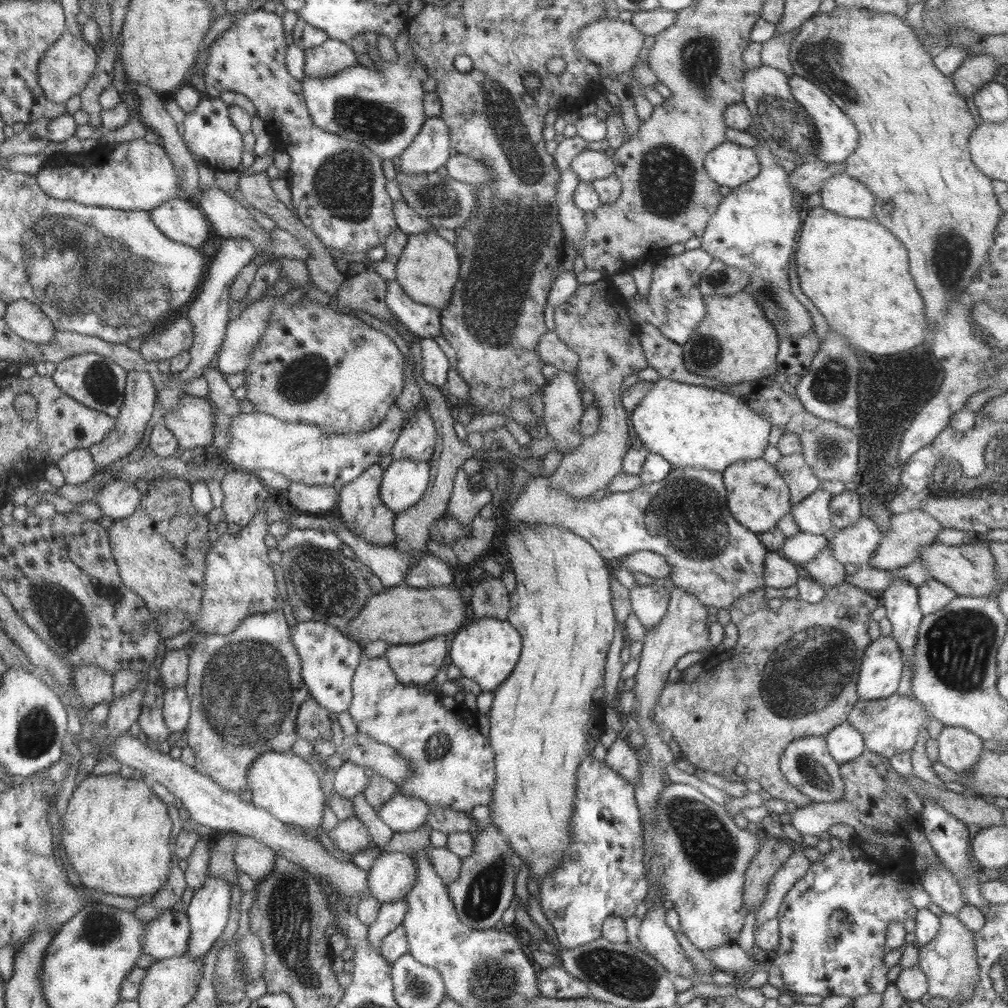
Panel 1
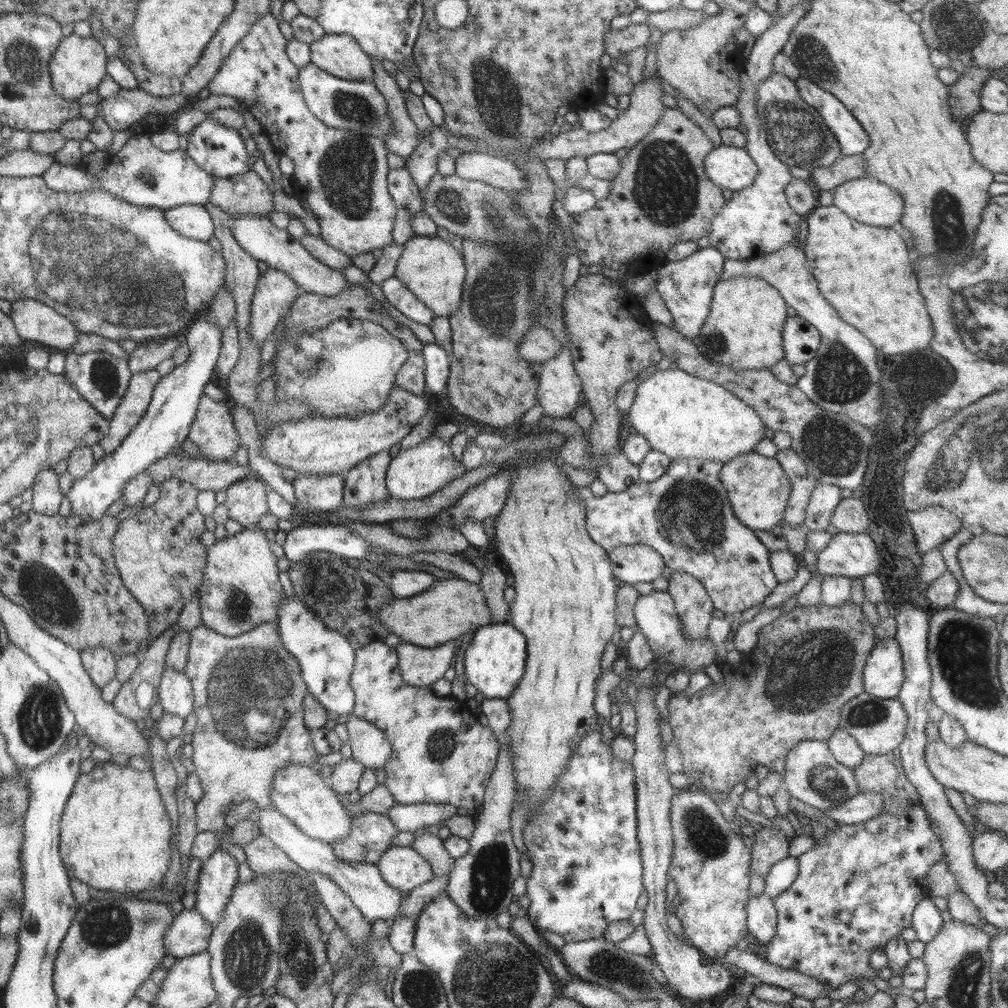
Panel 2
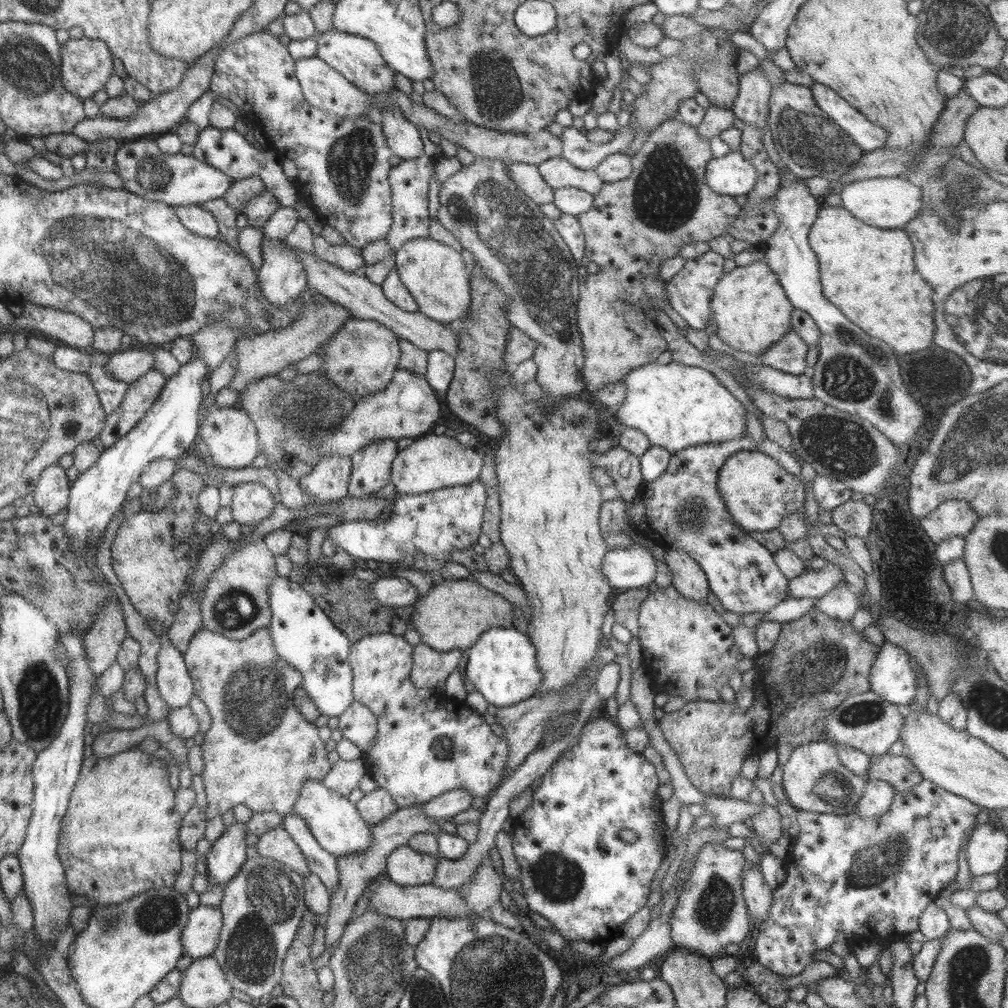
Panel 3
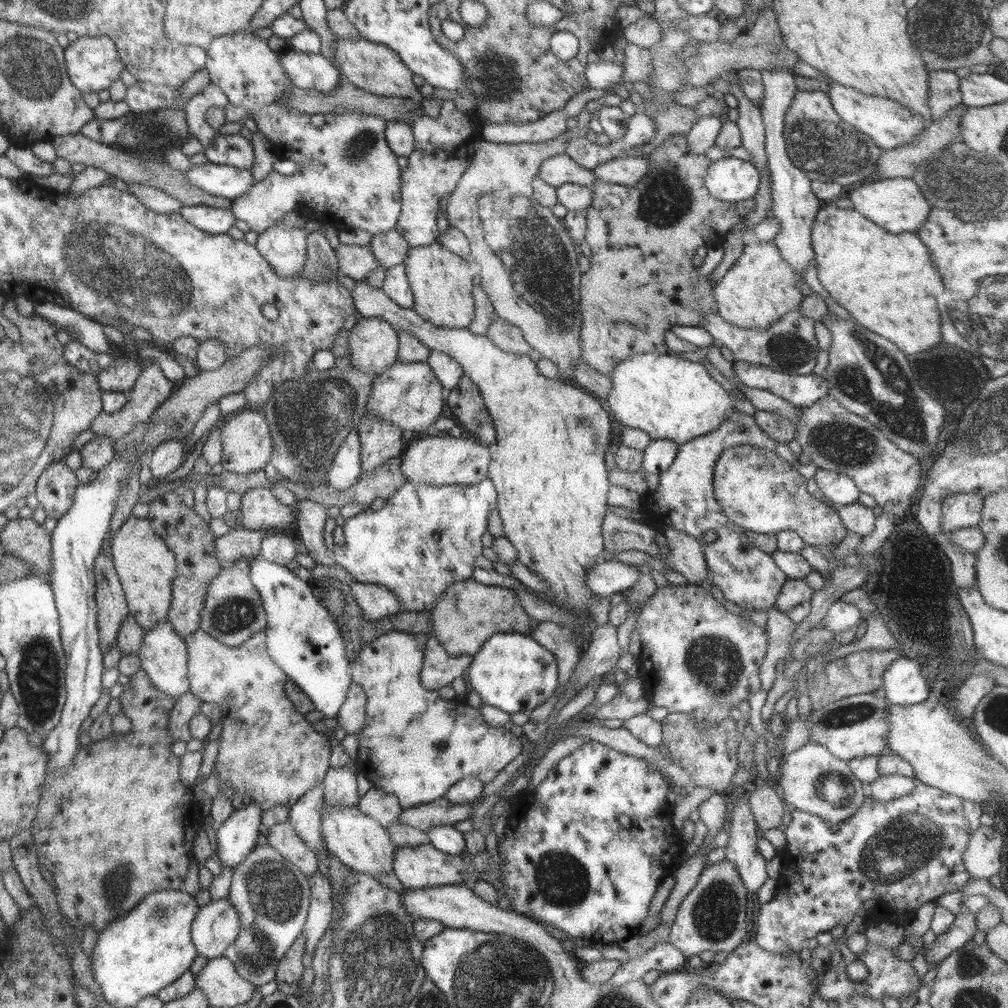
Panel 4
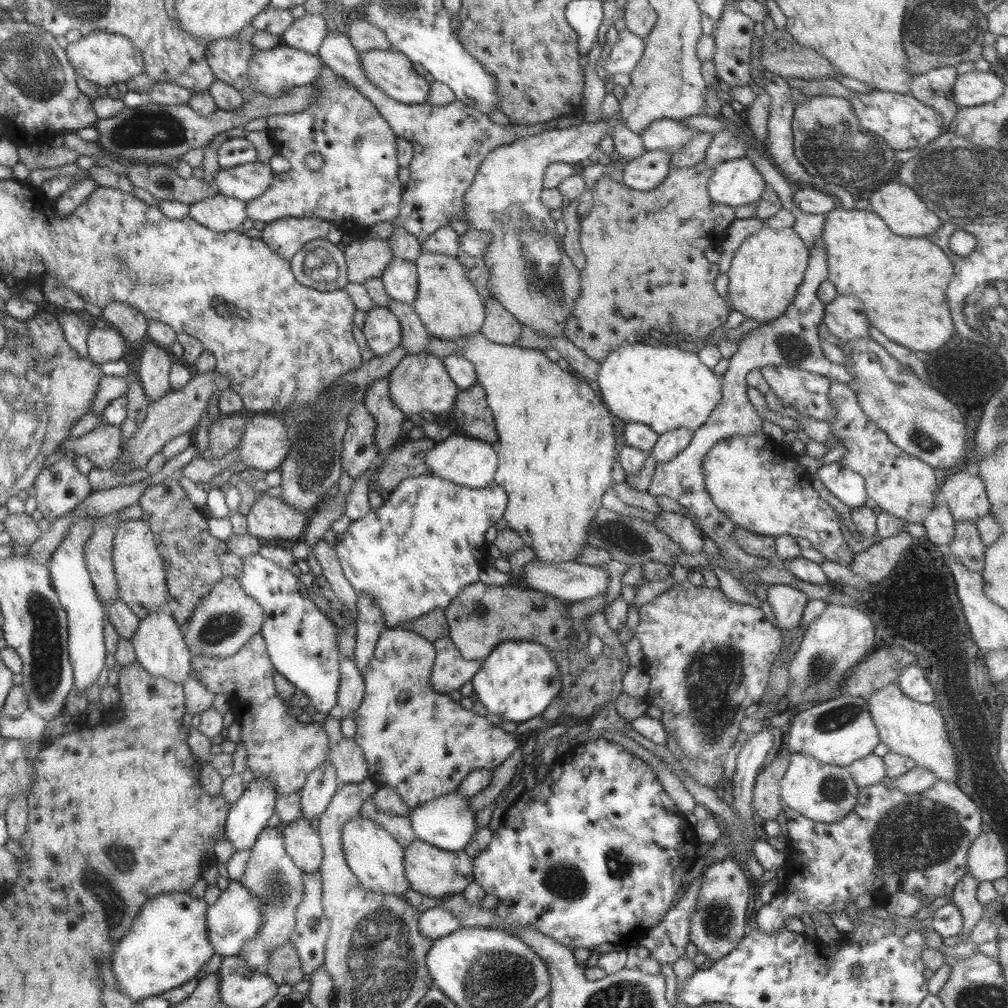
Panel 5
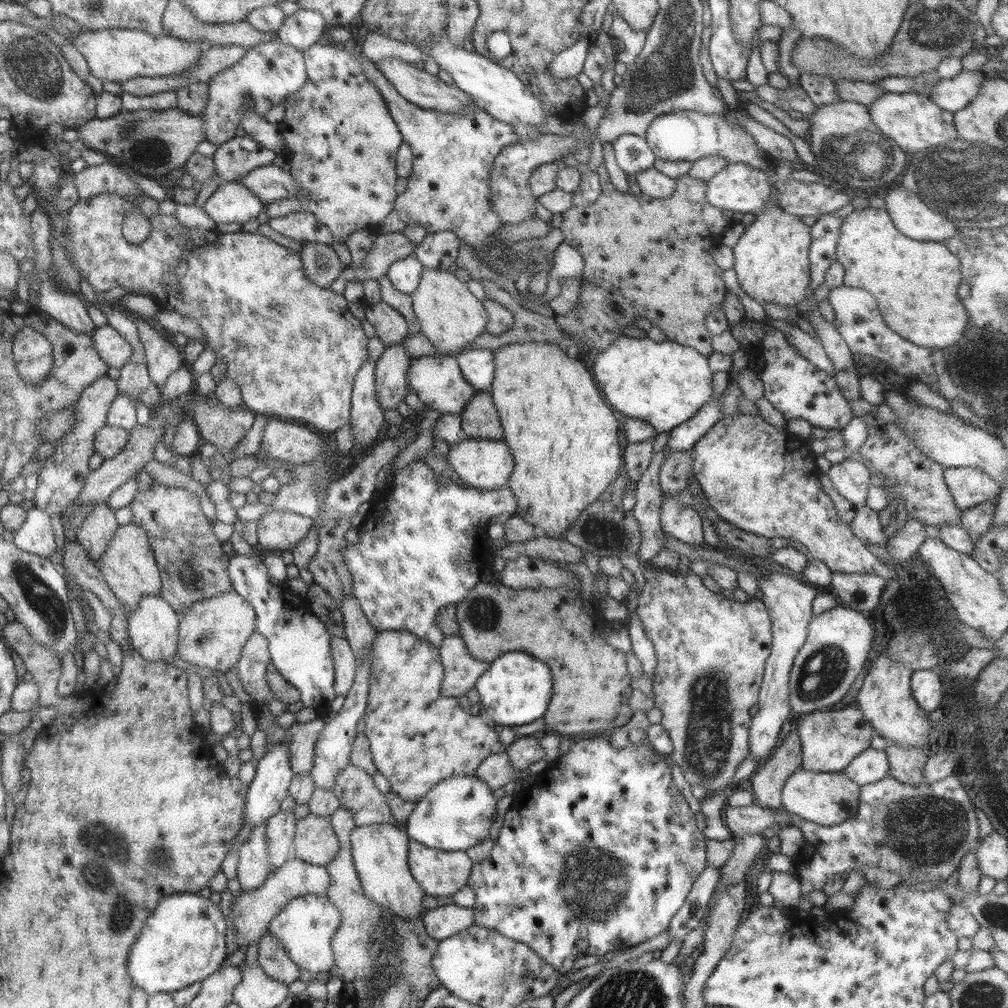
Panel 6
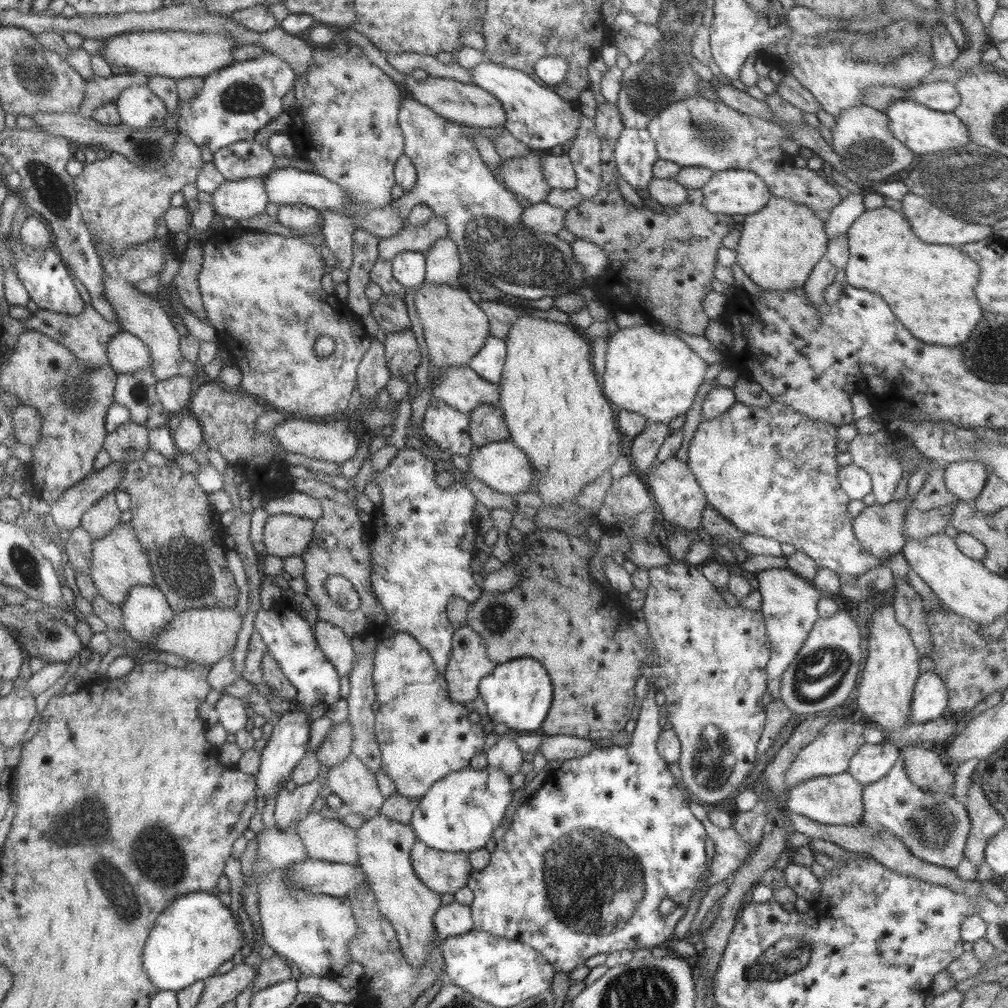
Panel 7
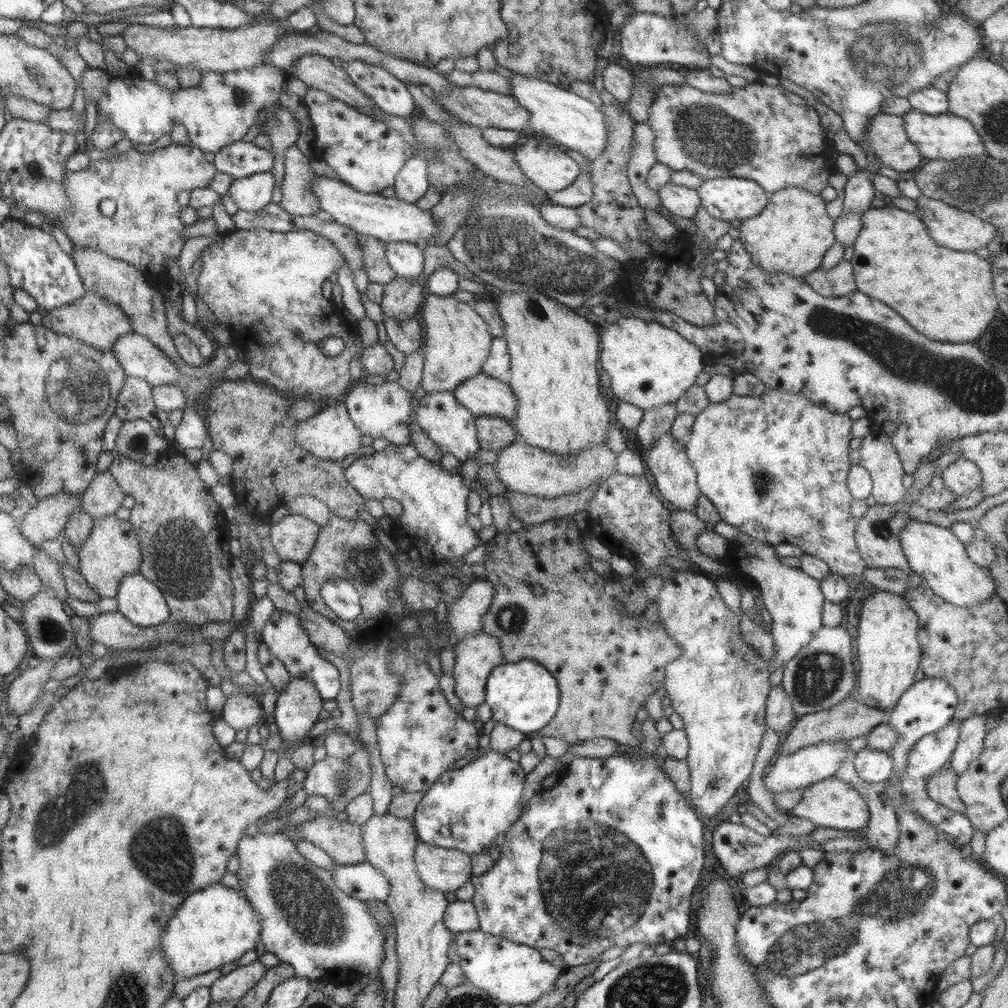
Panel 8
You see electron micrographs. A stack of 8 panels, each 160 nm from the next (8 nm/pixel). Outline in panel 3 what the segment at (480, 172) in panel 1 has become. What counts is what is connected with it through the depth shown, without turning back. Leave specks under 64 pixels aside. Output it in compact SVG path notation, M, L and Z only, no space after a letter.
M511 162L507 164L507 173L517 190L529 196L535 204L553 202L555 189L543 179L538 165Z

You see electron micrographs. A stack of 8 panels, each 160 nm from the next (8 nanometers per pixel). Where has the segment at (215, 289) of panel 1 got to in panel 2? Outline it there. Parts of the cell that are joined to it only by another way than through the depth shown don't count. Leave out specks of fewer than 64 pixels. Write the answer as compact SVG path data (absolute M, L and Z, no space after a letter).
M207 310L201 312L199 318L184 334L184 343L190 357L184 365L160 377L154 387L150 404L136 428L112 454L106 454L102 461L98 461L84 478L74 481L65 495L71 502L72 514L83 519L101 519L106 509L121 498L124 485L130 479L134 479L158 459L170 455L173 448L180 447L188 439L188 432L191 431L198 414L199 400L204 396L203 388L212 380L216 360L219 360L219 354L222 352L223 332L208 320L208 314L205 312Z

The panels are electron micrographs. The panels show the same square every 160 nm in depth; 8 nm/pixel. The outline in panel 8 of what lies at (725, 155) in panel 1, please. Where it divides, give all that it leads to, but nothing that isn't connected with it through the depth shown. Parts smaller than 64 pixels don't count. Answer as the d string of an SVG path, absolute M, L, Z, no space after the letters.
M732 176L706 179L696 191L708 214L725 221L758 216L771 197L755 180Z

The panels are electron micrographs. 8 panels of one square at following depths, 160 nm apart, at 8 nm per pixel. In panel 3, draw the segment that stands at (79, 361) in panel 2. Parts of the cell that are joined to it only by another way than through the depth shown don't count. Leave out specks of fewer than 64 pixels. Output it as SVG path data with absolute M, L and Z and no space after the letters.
M89 351L89 354L92 357L92 362L90 362L90 368L86 374L99 393L103 409L107 414L112 414L122 404L130 385L126 381L115 379L104 370L104 366L108 364L108 359L110 359L107 353Z

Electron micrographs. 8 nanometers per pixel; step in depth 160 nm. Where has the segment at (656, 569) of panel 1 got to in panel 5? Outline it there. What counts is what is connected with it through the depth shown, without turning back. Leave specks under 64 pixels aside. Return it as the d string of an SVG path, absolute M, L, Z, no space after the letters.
M534 559L526 563L523 570L524 574L520 575L522 586L545 592L547 595L552 595L570 604L586 600L586 598L594 598L597 594L606 593L610 580L608 572L604 568L600 568L600 565L580 564L574 560L548 564Z

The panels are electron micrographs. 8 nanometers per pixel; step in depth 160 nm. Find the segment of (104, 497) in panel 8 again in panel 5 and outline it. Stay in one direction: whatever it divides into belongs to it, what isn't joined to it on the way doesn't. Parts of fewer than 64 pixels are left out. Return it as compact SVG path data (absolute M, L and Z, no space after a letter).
M98 521L94 530L85 546L88 572L91 572L99 599L103 604L110 604L120 598L113 560L116 529Z

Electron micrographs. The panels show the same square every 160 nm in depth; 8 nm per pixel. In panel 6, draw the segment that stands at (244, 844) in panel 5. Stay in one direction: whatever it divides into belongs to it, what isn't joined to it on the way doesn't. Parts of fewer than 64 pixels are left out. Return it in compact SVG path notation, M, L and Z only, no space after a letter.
M279 742L270 746L268 753L258 761L253 782L249 785L245 824L254 829L274 817L280 811L281 804L288 795L288 788L291 787L295 776L296 774L292 772L287 744Z

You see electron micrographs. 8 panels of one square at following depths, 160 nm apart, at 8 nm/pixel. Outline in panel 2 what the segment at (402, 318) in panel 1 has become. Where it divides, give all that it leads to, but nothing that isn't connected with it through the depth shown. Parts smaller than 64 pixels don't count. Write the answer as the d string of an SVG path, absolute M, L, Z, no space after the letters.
M392 276L379 285L388 302L400 311L406 318L430 327L434 321L434 312L425 306L396 277Z

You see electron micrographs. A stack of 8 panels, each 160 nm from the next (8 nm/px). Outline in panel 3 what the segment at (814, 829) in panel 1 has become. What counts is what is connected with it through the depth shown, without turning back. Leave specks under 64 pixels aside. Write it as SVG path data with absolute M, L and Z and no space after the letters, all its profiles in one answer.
M867 780L865 792L855 810L864 819L878 819L888 813L896 794L888 782Z

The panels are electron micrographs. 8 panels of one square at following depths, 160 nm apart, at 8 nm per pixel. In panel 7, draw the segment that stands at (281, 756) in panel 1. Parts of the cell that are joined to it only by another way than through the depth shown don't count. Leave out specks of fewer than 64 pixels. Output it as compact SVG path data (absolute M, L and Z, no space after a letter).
M382 814L367 820L361 828L356 829L356 833L359 836L358 865L369 878L380 913L395 928L403 955L415 967L423 967L435 940L440 939L433 918L443 905L441 895L428 888L414 872L410 853L417 842L416 834L409 824L400 824Z

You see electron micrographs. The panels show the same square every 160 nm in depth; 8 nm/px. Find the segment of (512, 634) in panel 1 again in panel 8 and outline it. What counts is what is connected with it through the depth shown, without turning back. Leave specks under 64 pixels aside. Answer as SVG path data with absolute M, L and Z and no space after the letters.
M534 660L506 662L496 666L485 684L485 702L492 709L492 720L516 729L518 732L539 732L556 714L559 688L552 673Z

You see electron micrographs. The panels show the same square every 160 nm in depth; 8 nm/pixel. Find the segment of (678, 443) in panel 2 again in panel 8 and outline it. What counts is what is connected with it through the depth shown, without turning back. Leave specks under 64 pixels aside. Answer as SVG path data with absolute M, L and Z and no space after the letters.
M620 319L601 328L599 338L599 367L610 376L614 396L643 411L675 404L695 384L696 377L707 364L705 356L692 341L658 322Z

